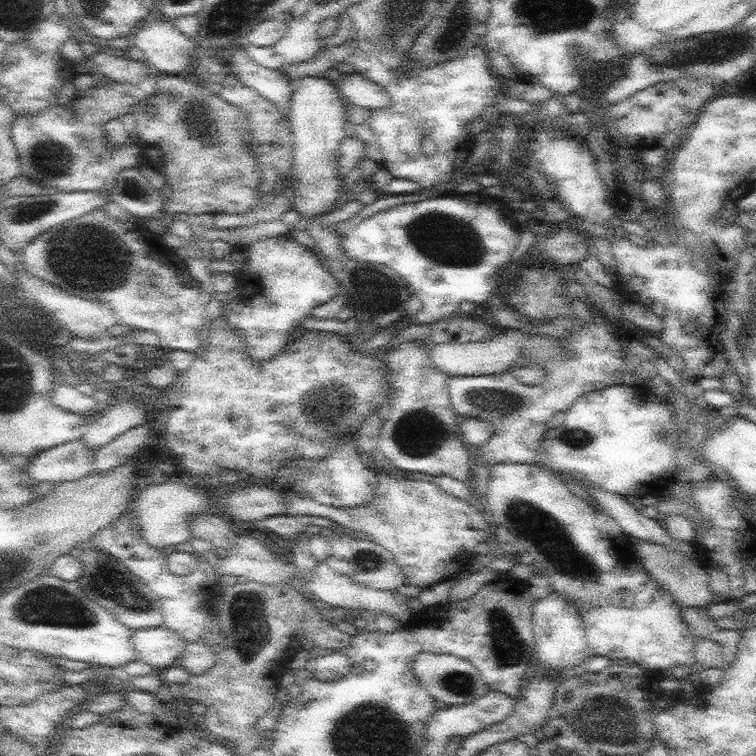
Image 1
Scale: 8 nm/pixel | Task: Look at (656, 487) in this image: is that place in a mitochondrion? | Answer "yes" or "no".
no

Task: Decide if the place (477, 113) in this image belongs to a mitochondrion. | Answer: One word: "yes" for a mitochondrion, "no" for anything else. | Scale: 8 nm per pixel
no

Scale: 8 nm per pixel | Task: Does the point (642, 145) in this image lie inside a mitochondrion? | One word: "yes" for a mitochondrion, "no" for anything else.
no

